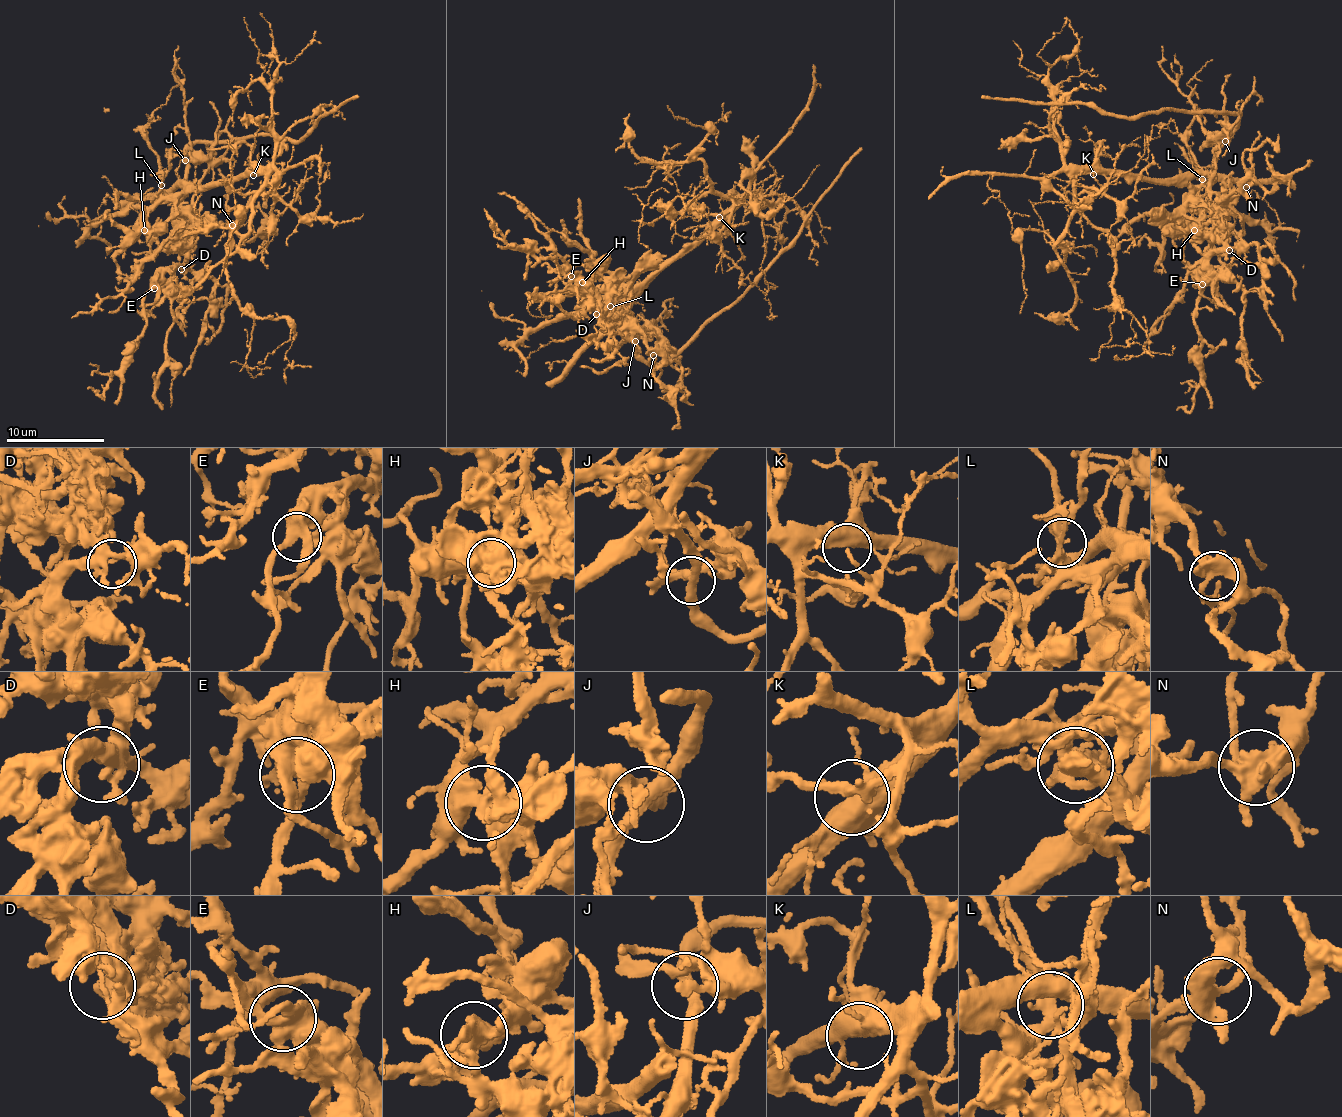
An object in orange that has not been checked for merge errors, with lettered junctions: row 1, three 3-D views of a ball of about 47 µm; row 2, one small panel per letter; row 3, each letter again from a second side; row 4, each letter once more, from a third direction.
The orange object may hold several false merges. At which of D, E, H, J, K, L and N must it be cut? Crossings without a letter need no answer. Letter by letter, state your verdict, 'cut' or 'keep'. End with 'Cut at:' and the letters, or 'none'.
D: keep
E: keep
H: cut
J: keep
K: keep
L: cut
N: keep
Cut at: H, L

